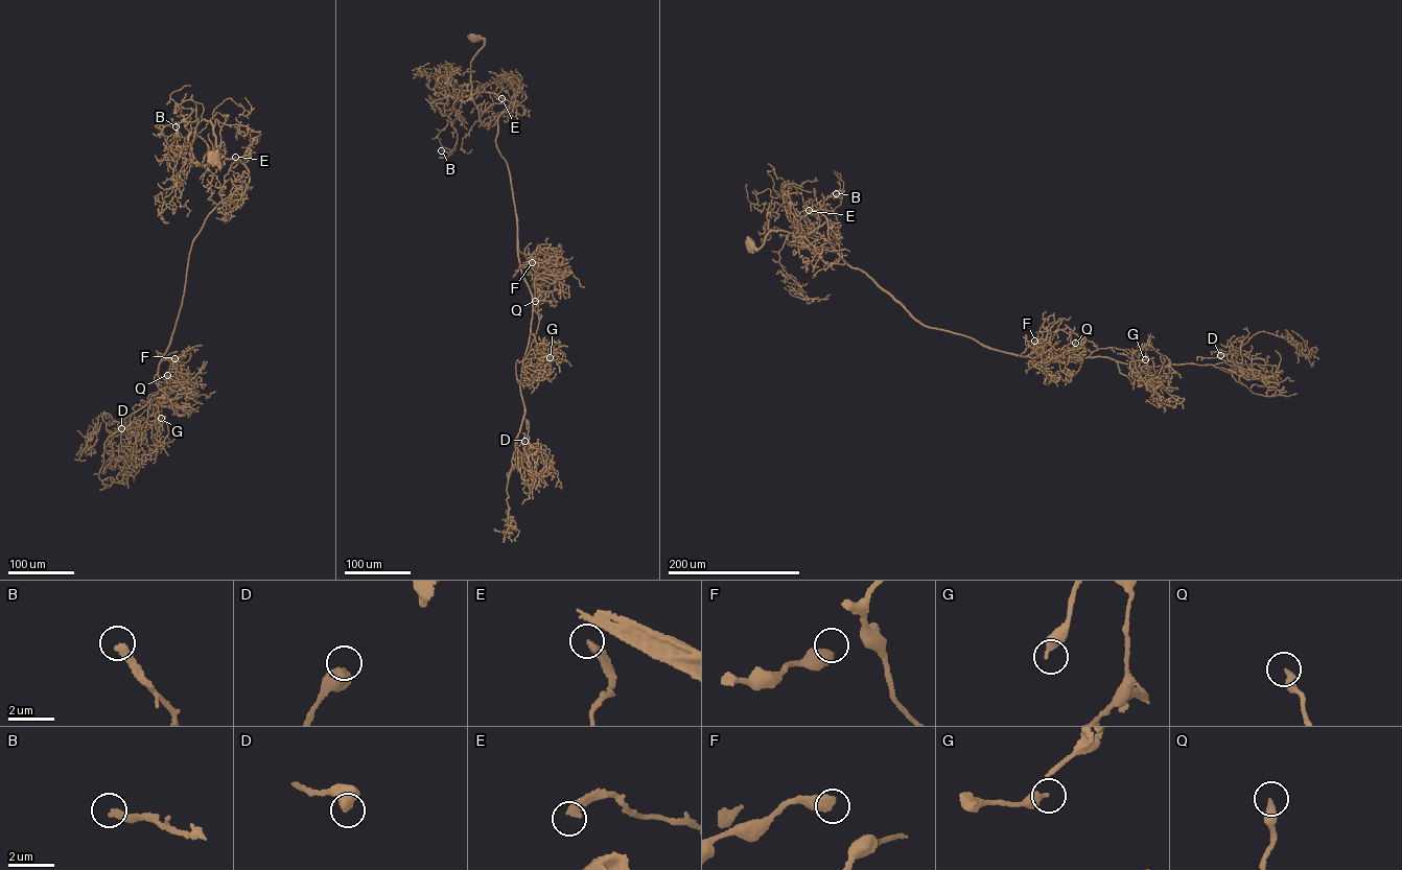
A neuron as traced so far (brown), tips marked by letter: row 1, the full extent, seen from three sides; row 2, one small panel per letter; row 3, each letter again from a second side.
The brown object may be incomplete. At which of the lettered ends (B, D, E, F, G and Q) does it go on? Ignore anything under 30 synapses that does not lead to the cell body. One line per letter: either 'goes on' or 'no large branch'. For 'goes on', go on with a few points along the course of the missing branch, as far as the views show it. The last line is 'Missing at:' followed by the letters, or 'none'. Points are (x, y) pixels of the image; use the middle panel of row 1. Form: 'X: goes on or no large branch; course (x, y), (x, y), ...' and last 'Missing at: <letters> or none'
B: no large branch
D: no large branch
E: no large branch
F: no large branch
G: no large branch
Q: no large branch
Missing at: none

